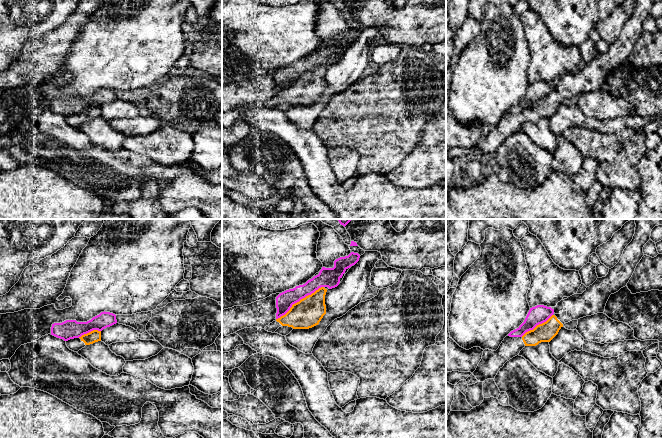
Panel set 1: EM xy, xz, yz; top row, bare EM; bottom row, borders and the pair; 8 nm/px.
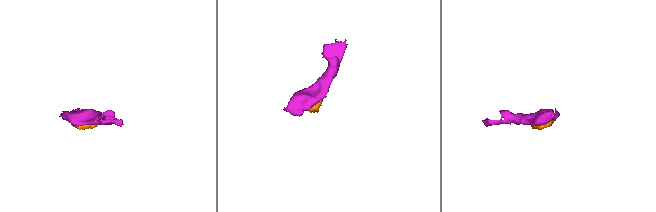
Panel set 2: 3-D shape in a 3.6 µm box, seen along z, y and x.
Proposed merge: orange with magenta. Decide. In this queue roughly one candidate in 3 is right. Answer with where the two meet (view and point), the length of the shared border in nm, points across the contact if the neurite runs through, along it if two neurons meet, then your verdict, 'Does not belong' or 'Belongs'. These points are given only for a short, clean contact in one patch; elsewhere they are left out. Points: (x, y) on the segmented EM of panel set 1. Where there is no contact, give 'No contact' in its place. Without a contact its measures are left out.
Touches orange at xz (300, 300). Shared border 460 nm. Does not belong

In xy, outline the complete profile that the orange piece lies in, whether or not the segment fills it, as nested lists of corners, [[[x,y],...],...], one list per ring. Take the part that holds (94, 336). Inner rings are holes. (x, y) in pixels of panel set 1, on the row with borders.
[[[93,330],[79,338],[74,338],[66,341],[66,345],[70,350],[78,352],[86,345],[90,345],[98,341],[101,341],[101,331]]]

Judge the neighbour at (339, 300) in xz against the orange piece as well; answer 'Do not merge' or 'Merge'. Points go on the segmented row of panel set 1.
Do not merge

